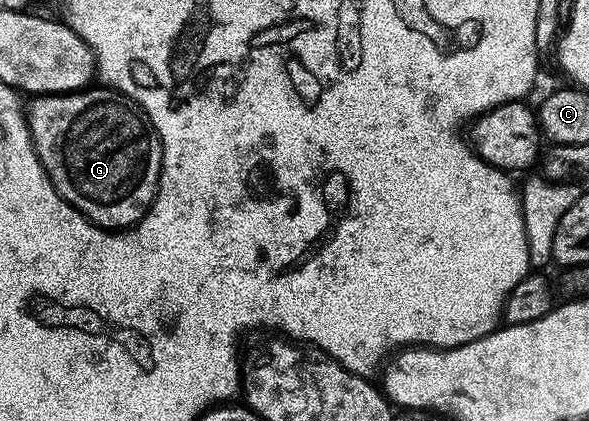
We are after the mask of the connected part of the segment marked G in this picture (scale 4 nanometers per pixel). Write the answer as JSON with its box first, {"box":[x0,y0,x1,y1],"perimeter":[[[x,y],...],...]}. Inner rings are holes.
{"box":[25,88,163,232],"perimeter":[[[84,88],[74,90],[71,94],[36,94],[26,103],[25,113],[27,116],[27,127],[31,133],[31,143],[53,184],[57,188],[59,195],[71,205],[77,212],[86,216],[94,226],[99,226],[102,230],[113,230],[122,232],[130,227],[136,226],[151,206],[151,201],[155,199],[155,193],[159,187],[159,173],[163,163],[163,145],[159,139],[159,133],[155,131],[154,121],[149,115],[134,102],[132,98],[127,98],[117,90],[110,88]]]}

